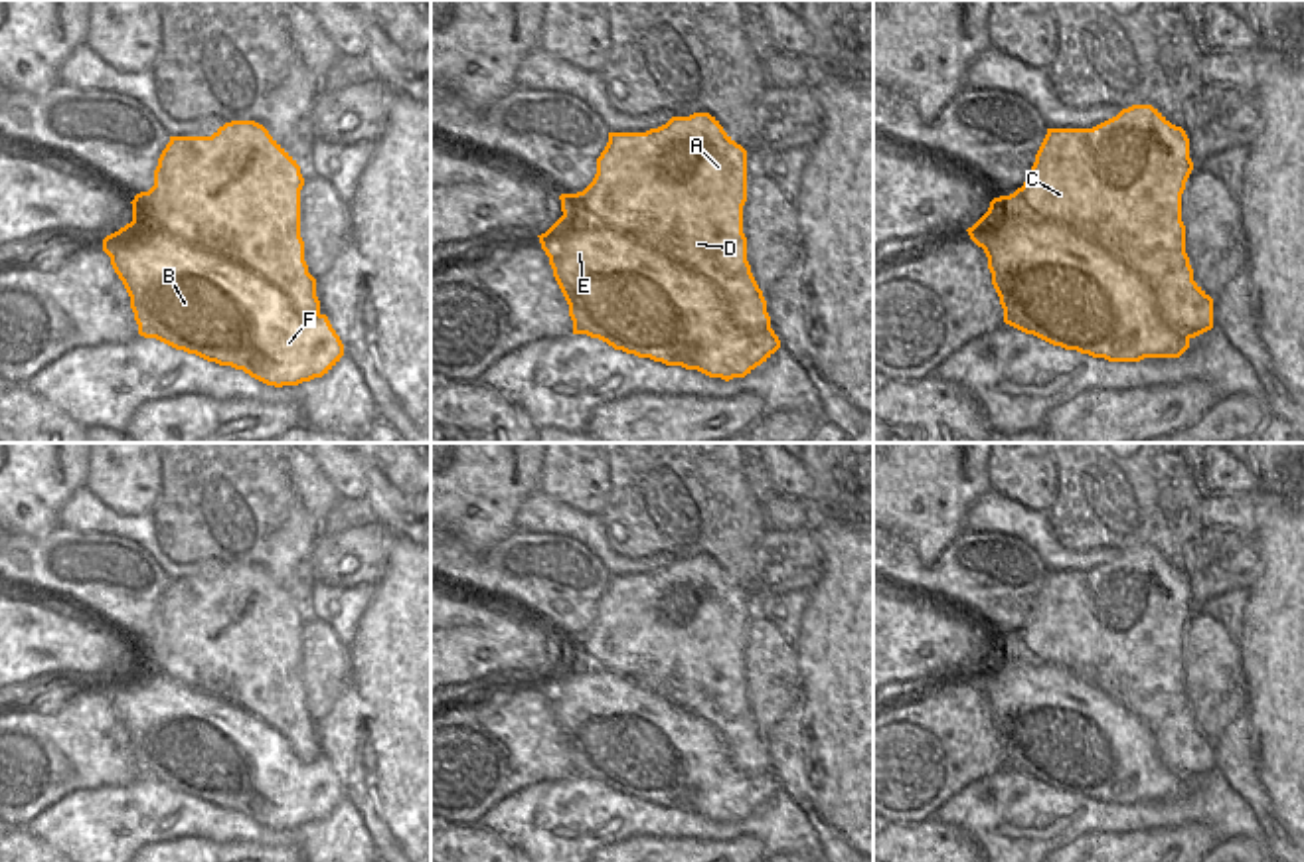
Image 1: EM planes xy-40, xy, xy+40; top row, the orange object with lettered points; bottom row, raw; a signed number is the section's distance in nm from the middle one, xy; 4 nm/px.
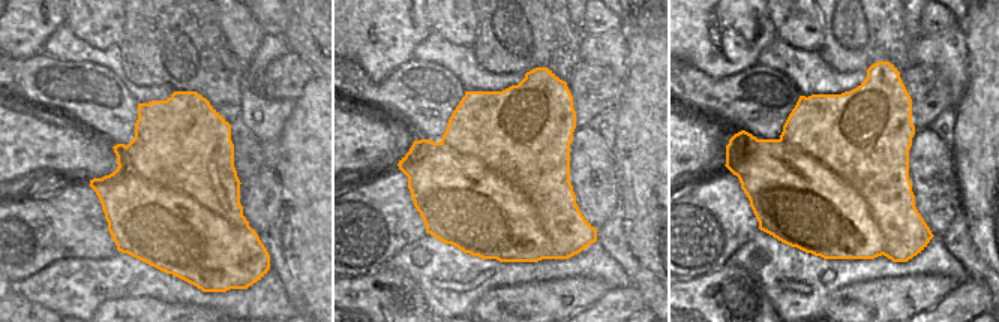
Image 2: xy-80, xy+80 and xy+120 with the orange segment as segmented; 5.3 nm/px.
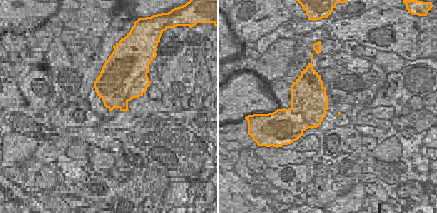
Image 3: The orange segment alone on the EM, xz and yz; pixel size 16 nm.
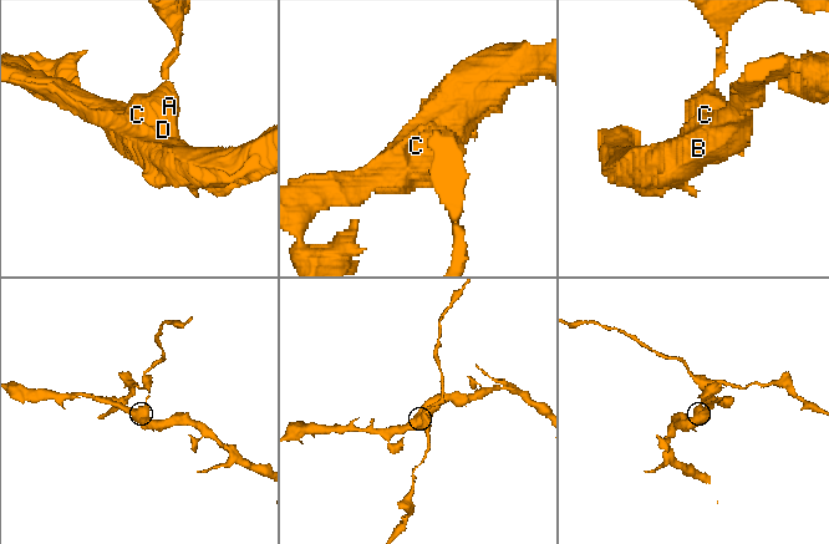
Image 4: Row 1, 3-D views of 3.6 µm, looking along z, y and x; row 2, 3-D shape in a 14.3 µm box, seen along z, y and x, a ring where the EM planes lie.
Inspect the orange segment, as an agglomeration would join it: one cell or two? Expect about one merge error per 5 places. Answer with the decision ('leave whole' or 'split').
split

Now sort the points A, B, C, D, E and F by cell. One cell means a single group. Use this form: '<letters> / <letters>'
A C D / B E F

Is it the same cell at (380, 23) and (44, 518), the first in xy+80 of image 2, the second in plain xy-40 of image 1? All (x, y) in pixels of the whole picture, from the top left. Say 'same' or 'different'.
same

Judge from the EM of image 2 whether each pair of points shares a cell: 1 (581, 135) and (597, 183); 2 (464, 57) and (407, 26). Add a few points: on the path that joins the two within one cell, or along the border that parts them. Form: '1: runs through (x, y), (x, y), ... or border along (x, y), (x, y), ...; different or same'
1: runs through (587, 147), (593, 171); same
2: border along (432, 32), (414, 48), (410, 57); different

